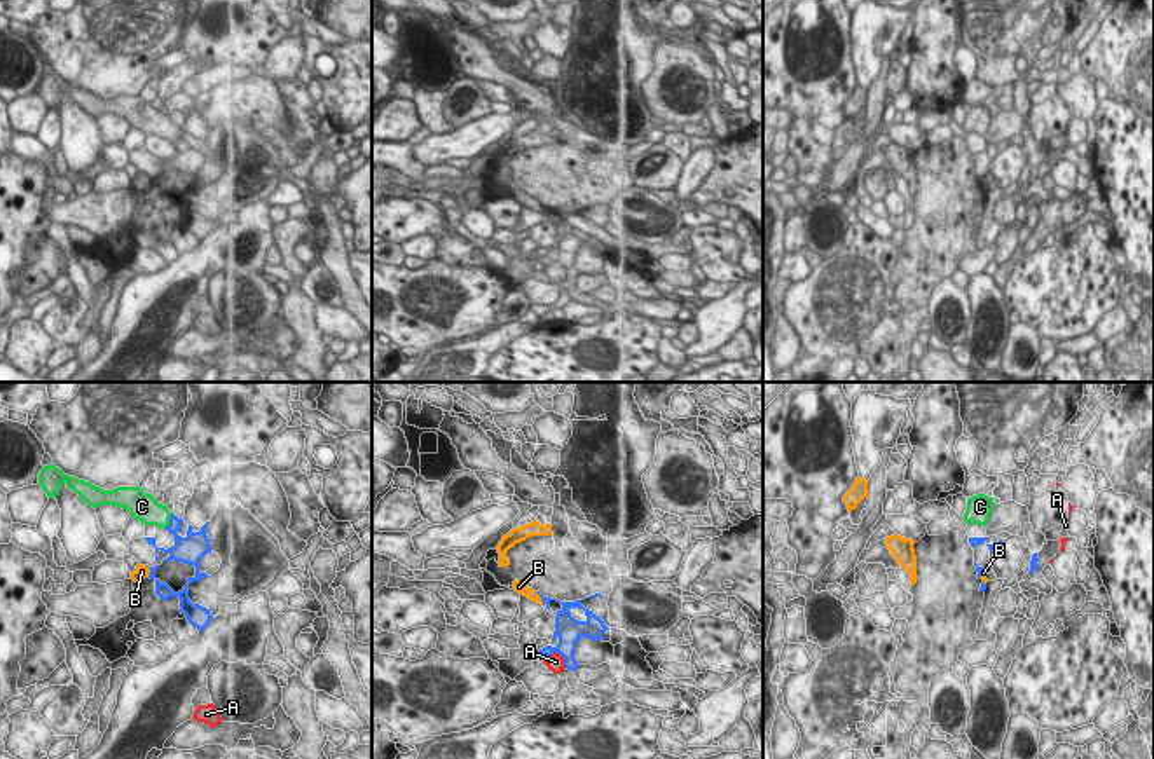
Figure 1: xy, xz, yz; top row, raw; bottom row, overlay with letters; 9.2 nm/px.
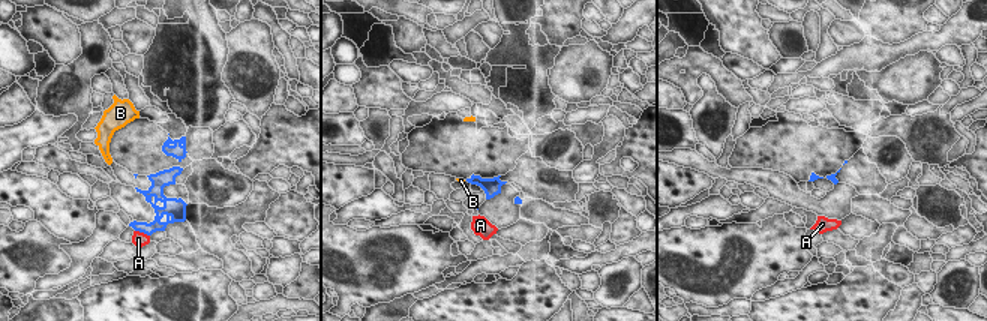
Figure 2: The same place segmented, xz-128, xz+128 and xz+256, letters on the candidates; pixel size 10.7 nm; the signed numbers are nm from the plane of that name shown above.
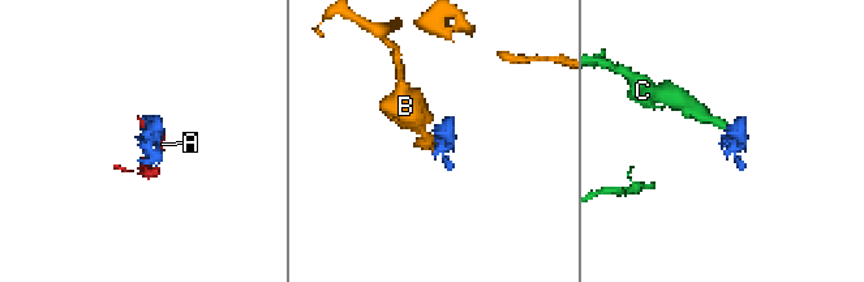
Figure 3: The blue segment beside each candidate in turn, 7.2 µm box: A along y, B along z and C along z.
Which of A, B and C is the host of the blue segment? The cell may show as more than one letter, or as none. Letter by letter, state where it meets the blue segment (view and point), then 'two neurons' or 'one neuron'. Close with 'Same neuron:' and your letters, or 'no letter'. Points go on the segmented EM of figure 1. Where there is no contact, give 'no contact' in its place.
A: contact xz (559, 653); two neurons
B: contact xy (151, 571); two neurons
C: contact xy (170, 522); one neuron
Same neuron: C

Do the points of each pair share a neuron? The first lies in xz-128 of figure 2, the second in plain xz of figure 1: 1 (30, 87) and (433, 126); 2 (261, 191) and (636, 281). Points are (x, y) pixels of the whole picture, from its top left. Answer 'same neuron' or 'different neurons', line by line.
1: same neuron
2: same neuron

